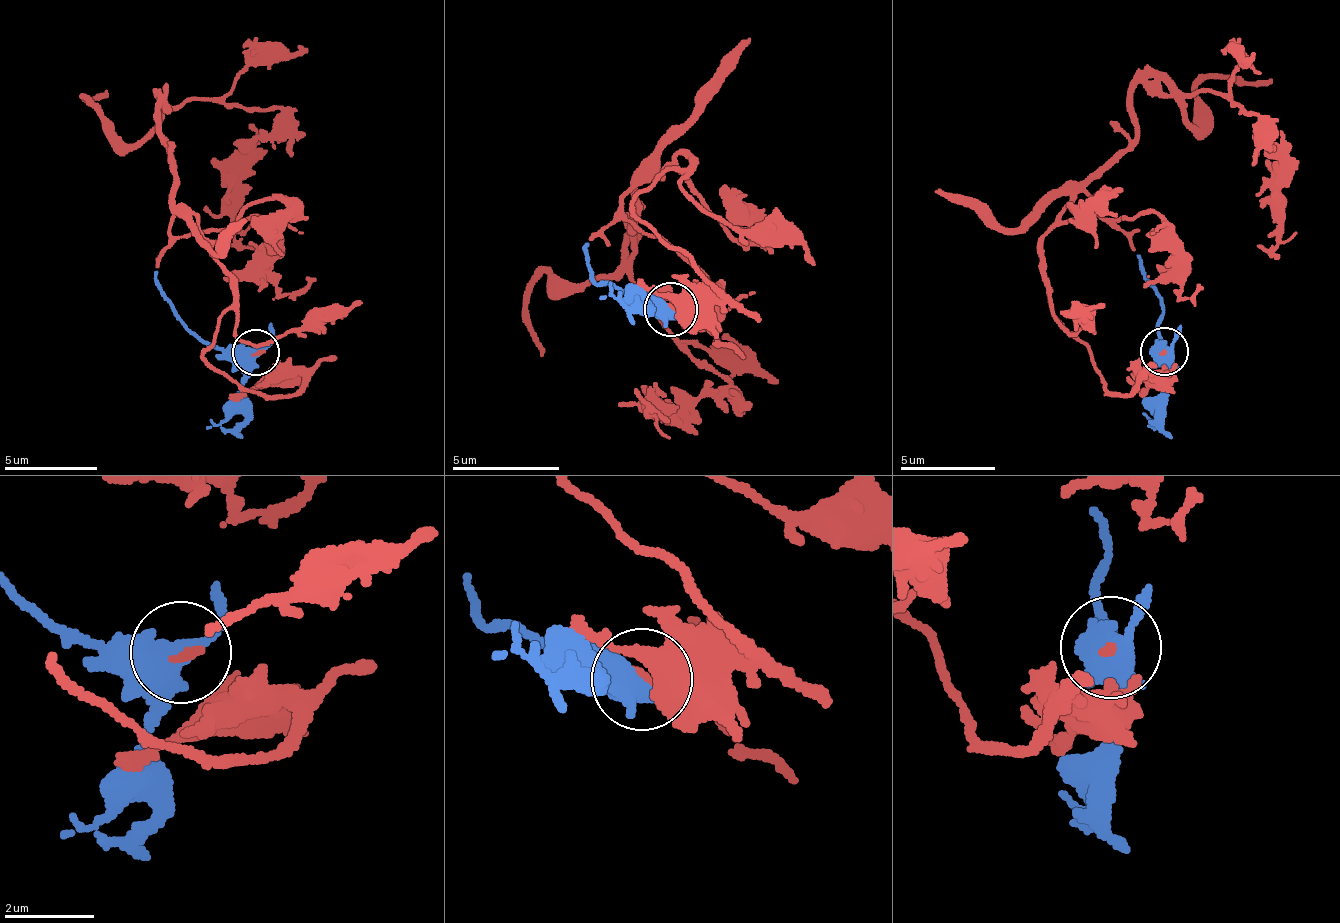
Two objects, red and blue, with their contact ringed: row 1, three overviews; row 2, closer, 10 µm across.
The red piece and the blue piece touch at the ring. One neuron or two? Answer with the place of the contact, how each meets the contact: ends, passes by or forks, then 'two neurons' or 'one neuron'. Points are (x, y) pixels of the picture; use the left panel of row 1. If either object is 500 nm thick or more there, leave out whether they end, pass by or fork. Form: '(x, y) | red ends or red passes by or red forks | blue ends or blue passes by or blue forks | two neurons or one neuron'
(256, 352) | one neuron

